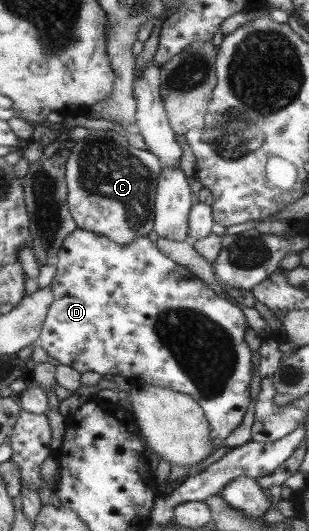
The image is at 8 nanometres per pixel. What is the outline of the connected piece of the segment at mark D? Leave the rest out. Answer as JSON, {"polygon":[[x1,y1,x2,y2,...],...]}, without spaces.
{"polygon":[[76,228,68,237,63,239,62,245,60,249,57,251,58,255,56,256,55,266,56,271,55,275,51,280,51,283,48,285,51,287,51,291,53,293,53,302,51,303,51,307,47,311,47,317,44,318,43,321,43,329,40,332,38,341,40,342,40,347,46,352,48,357,48,361,60,365,65,365,66,367,71,367,79,372,84,371,92,371,92,373,98,373,98,375,106,375,106,373,110,373,110,375,120,375,125,380,136,380,140,383,154,385,154,387,164,387,164,389,168,389,170,391,176,391,176,393,184,393,184,395,192,396,192,399,196,400,199,407,203,409,204,416,207,417,208,424,211,425,210,438,212,439,212,451,215,451,217,448,222,447,224,444,224,439,227,439,229,435,231,435,232,431,236,430,238,427,238,423,240,423,240,419,242,419,242,415,244,415,244,411,246,411,246,407,244,405,248,405,248,385,250,385,250,379,255,379,255,377,250,377,248,373,250,373,250,349,248,349,248,345,244,343,244,329,246,329,246,325,244,325,245,319,242,319,242,312,238,306,234,307,234,305,230,305,230,302,225,300,222,296,218,296,214,294,212,290,206,289,205,285,202,285,202,281,198,281,194,275,190,275,184,267,180,264,176,265,175,260,172,260,169,256,166,256,156,247,154,242,151,242,147,236,137,237,135,241,129,243,128,245,116,245,112,243,110,239,106,239,103,235,98,235,94,231,86,231,85,229]]}

